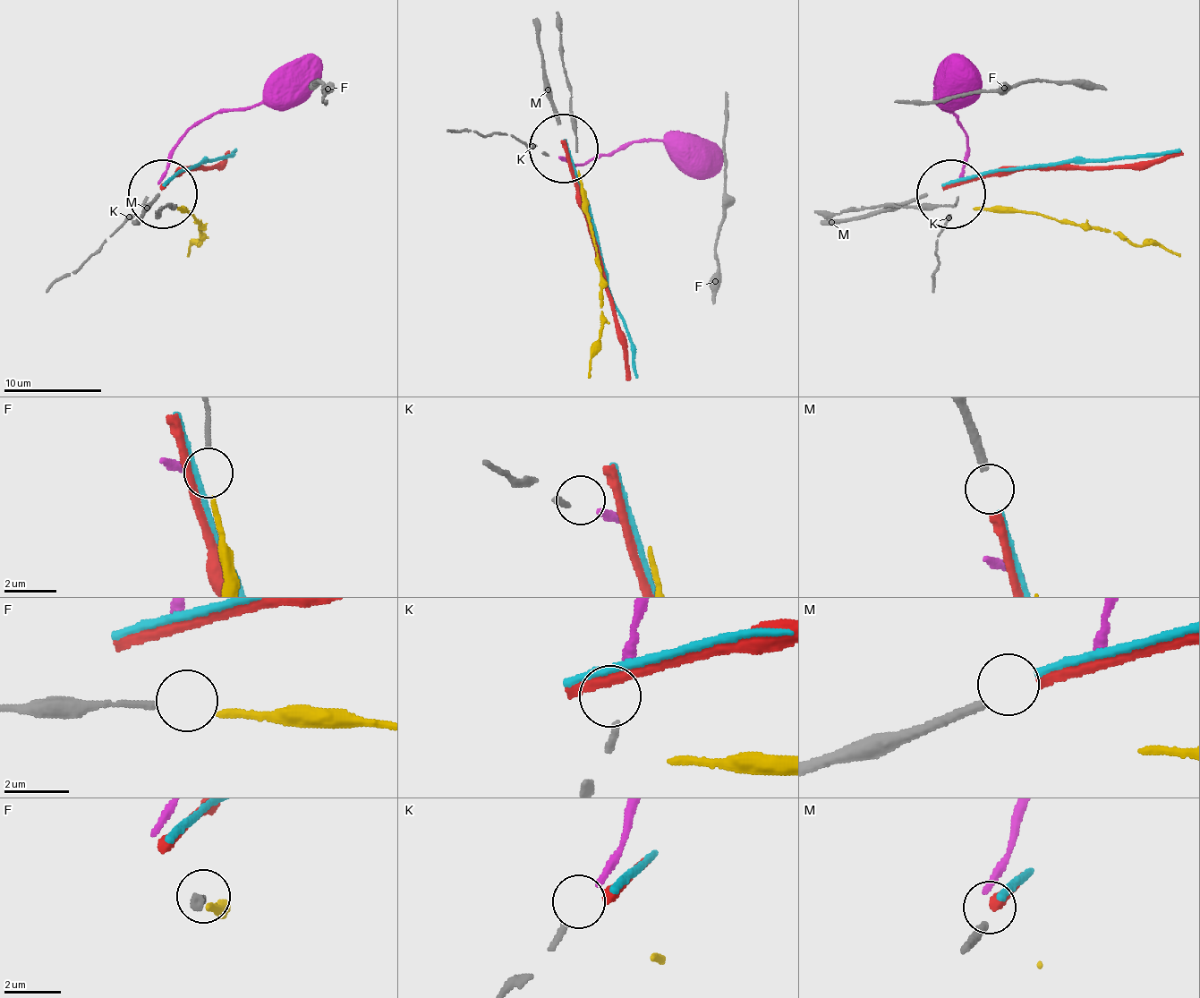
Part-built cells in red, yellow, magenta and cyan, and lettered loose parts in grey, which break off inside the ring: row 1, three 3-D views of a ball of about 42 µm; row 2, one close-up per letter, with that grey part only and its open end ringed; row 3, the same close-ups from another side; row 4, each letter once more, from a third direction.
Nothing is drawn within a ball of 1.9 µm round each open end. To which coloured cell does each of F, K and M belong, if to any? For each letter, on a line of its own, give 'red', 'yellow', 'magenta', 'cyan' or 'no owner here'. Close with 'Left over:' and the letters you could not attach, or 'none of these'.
F: yellow
K: no owner here
M: red
Left over: K

